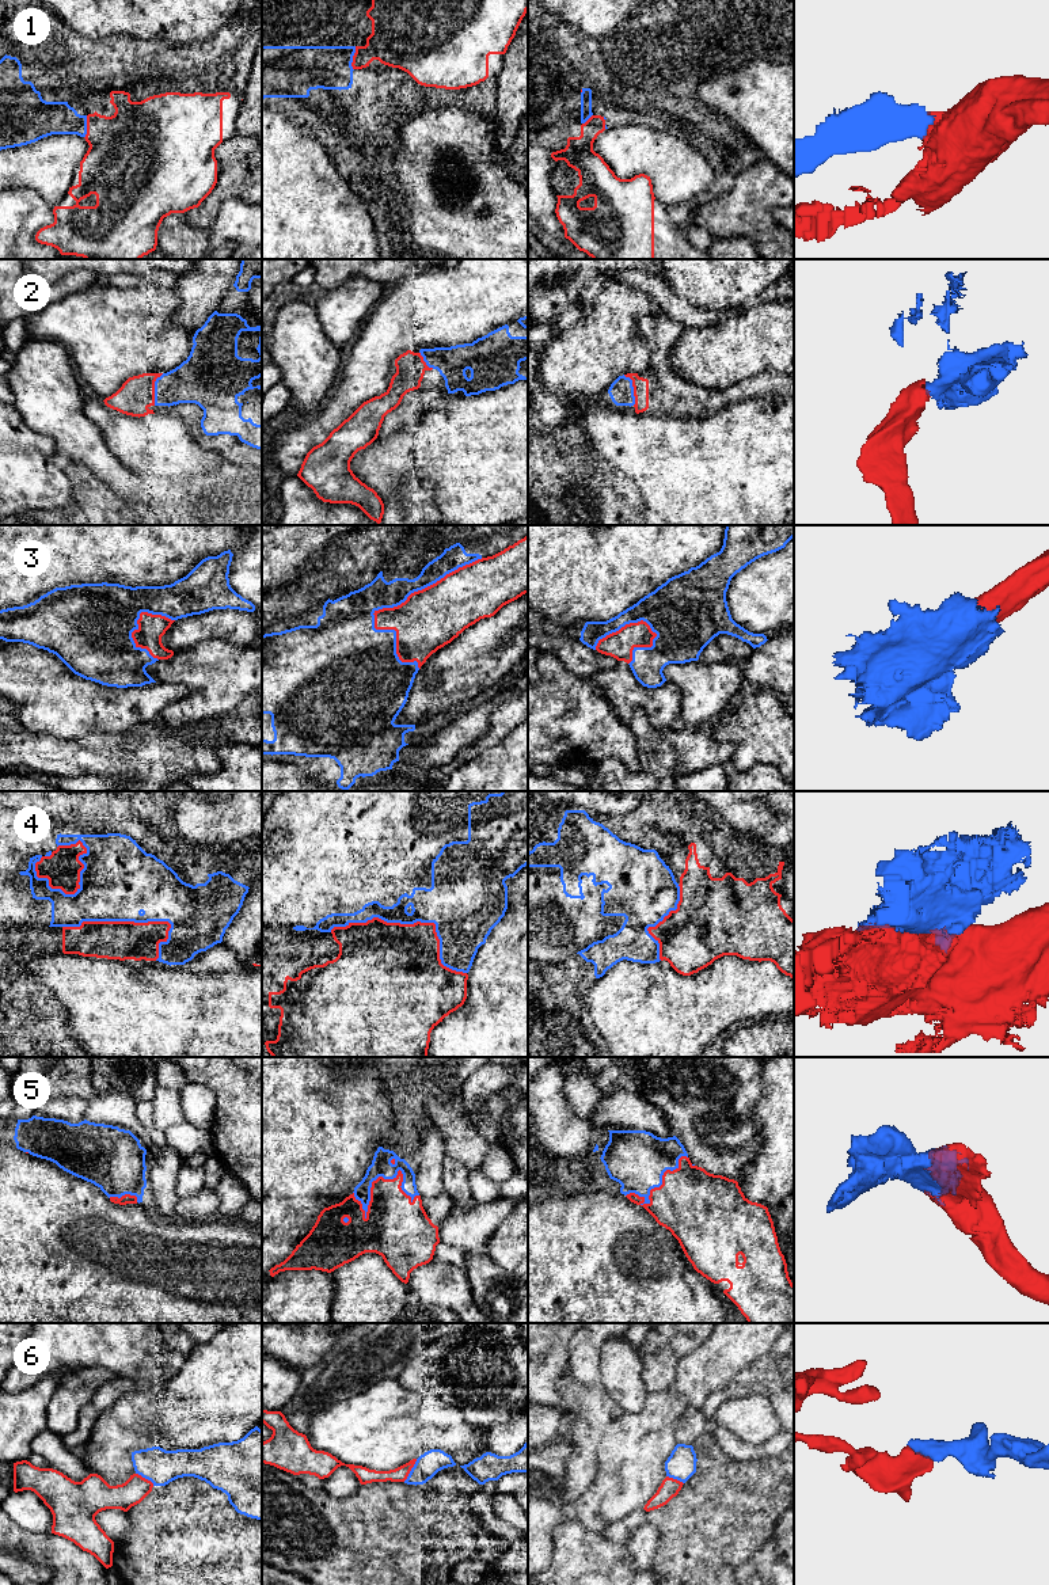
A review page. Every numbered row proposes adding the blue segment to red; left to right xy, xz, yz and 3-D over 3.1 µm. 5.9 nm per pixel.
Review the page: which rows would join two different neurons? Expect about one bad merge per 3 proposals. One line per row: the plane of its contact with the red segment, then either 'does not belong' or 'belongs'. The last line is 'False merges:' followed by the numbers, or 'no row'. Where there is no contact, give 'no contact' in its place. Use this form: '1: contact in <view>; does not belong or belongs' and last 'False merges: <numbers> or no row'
1: contact in xz; does not belong
2: contact in xy; belongs
3: contact in xz; belongs
4: contact in xz; does not belong
5: contact in xz; belongs
6: contact in xz; does not belong
False merges: 1, 4, 6

